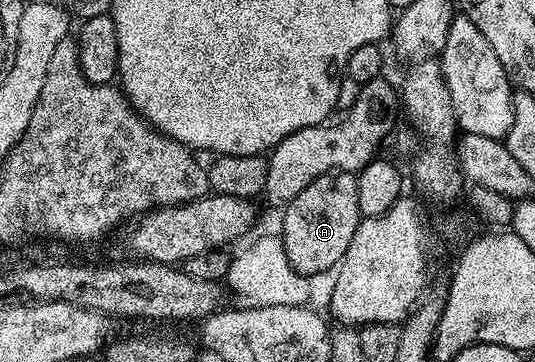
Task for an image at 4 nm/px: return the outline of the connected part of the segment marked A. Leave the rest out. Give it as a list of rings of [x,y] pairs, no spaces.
[[[333,172],[318,176],[314,184],[302,188],[302,192],[298,192],[298,196],[294,196],[294,200],[283,207],[282,214],[284,223],[278,229],[278,234],[284,239],[286,256],[297,272],[313,276],[339,267],[362,217],[358,208],[356,174]]]

